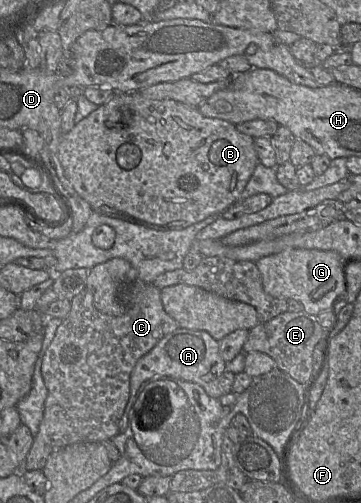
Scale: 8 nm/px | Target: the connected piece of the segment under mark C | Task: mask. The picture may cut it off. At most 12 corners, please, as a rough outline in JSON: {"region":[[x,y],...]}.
{"region":[[134,280],[124,313],[71,299],[42,357],[23,470],[121,433],[137,361],[179,328]]}

